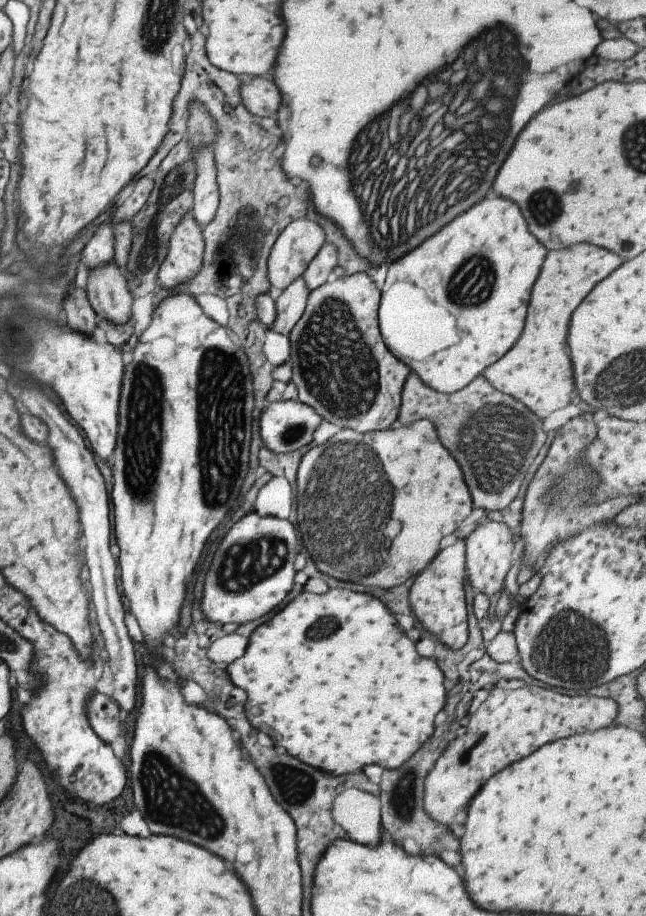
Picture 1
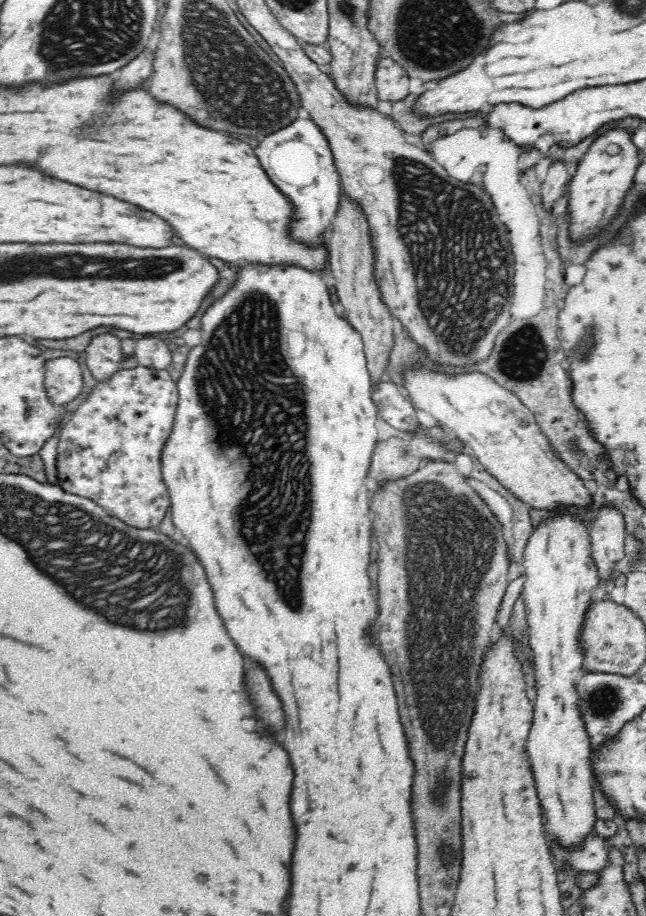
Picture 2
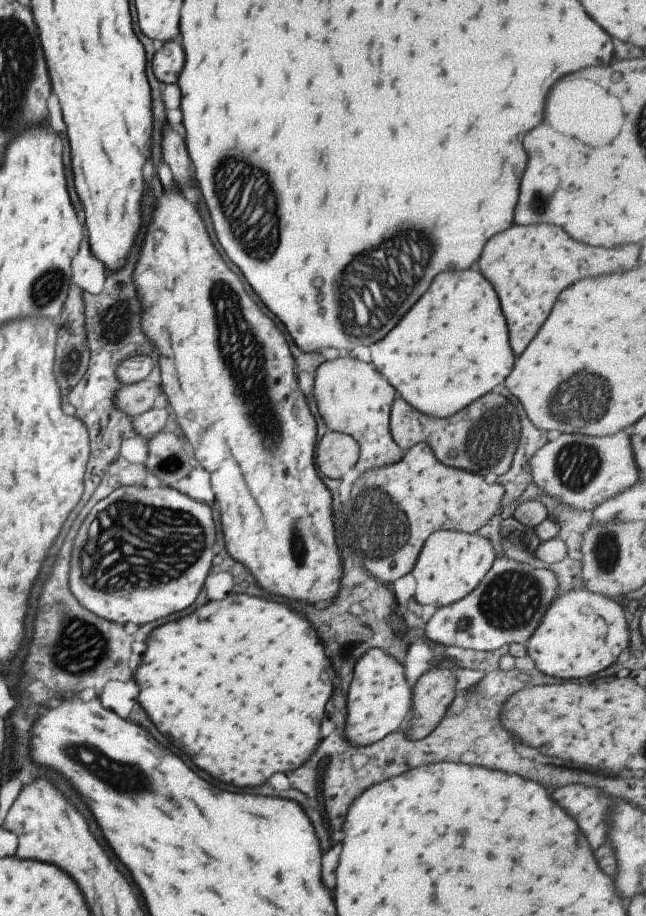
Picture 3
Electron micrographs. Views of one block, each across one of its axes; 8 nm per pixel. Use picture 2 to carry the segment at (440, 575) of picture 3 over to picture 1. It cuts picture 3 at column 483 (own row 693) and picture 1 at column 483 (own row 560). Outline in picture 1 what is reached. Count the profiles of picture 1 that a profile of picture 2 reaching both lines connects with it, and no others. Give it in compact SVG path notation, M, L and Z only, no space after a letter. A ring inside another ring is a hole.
M490 520L479 524L478 528L465 539L466 574L474 591L491 597L505 588L506 574L510 572L512 566L515 541L514 532L506 524Z

